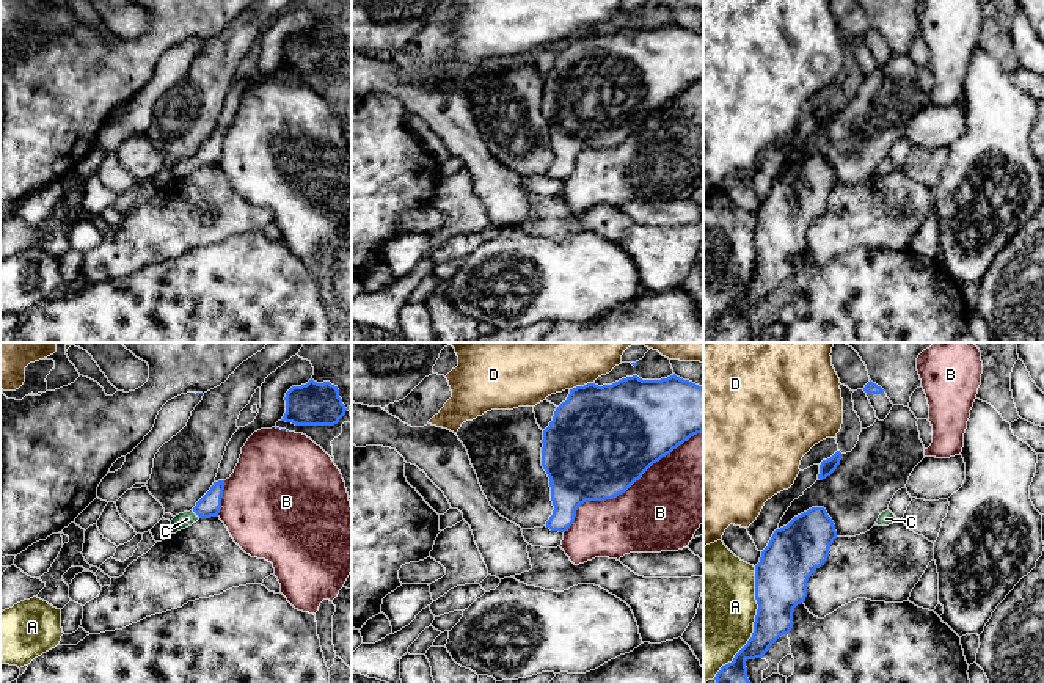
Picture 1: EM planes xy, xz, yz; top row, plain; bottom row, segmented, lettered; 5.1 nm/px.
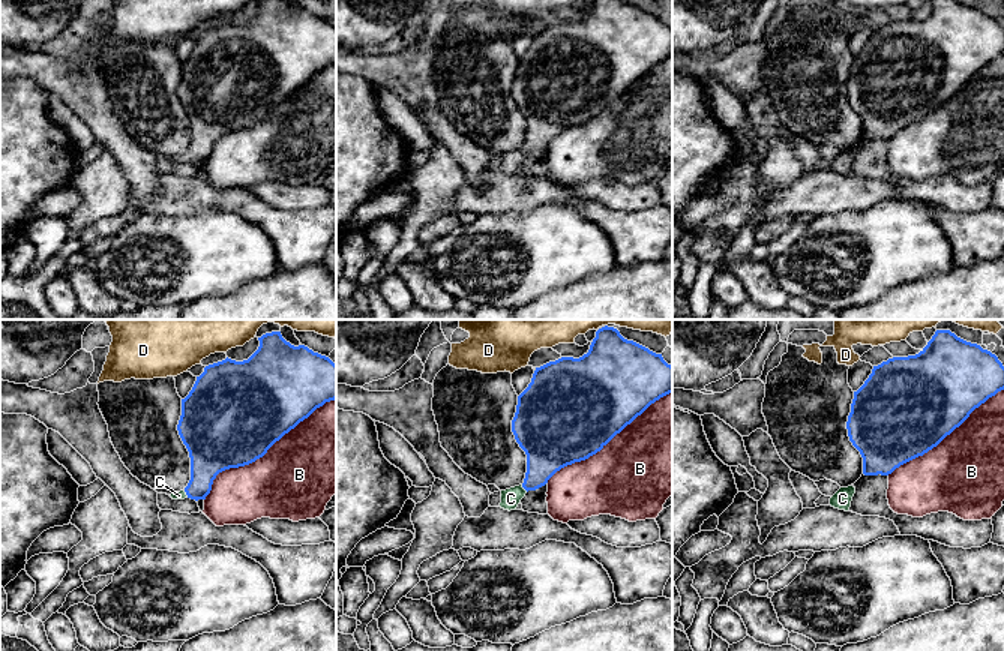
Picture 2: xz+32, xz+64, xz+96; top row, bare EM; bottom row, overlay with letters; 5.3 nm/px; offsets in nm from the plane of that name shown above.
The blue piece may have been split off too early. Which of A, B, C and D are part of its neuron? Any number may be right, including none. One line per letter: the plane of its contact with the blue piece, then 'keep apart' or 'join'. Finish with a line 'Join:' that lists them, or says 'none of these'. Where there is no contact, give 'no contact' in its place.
A: meets blue in yz; keep apart
B: meets blue in xz; keep apart
C: meets blue in xy; join
D: meets blue in xz; keep apart
Join: C

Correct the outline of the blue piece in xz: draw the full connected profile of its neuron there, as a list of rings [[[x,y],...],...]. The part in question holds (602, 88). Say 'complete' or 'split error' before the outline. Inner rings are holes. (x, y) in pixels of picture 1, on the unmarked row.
complete | [[[675,22],[661,28],[633,24],[612,33],[587,31],[570,38],[543,79],[542,115],[549,126],[554,154],[546,176],[565,181],[581,152],[617,146],[653,111],[702,80],[703,35]]]

